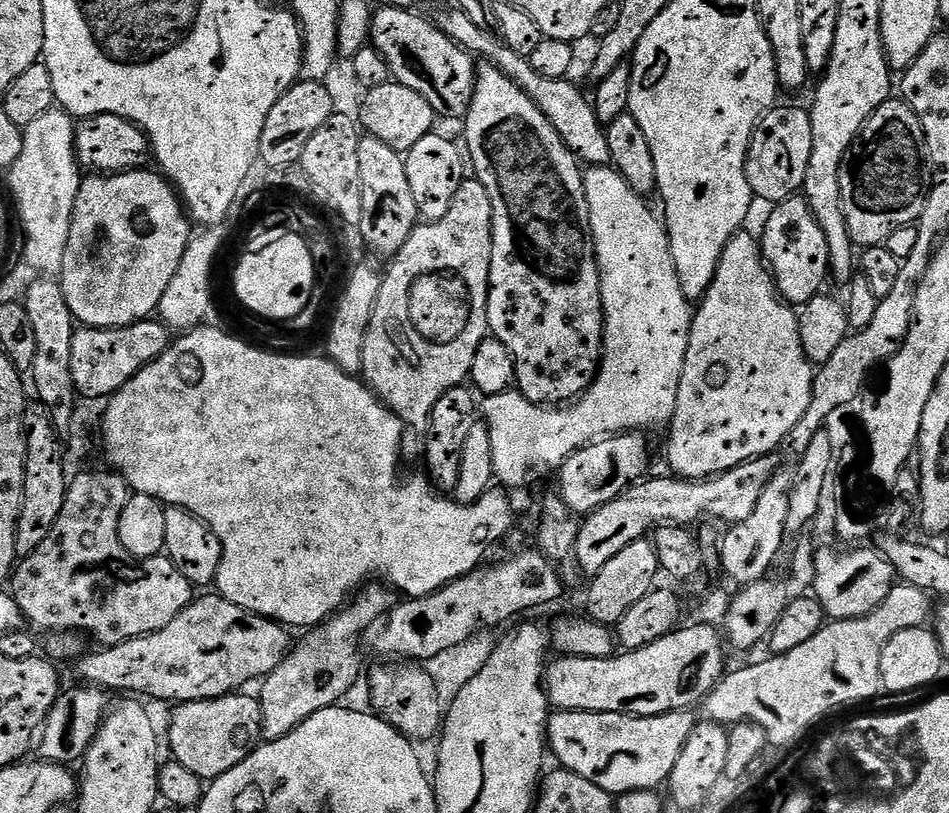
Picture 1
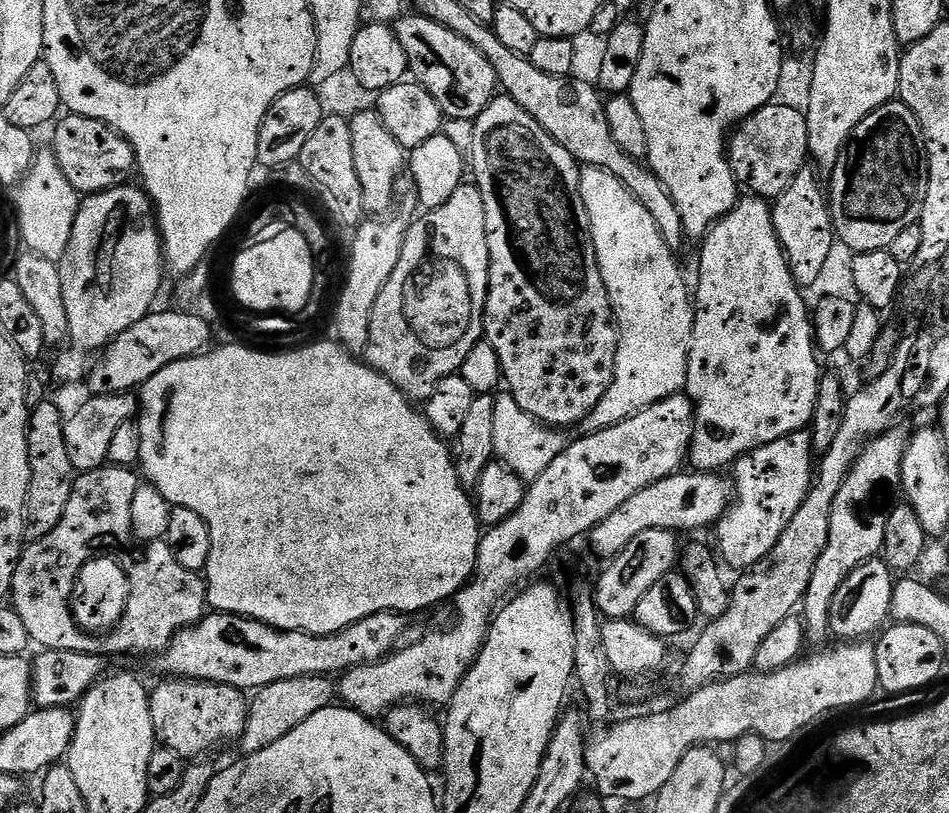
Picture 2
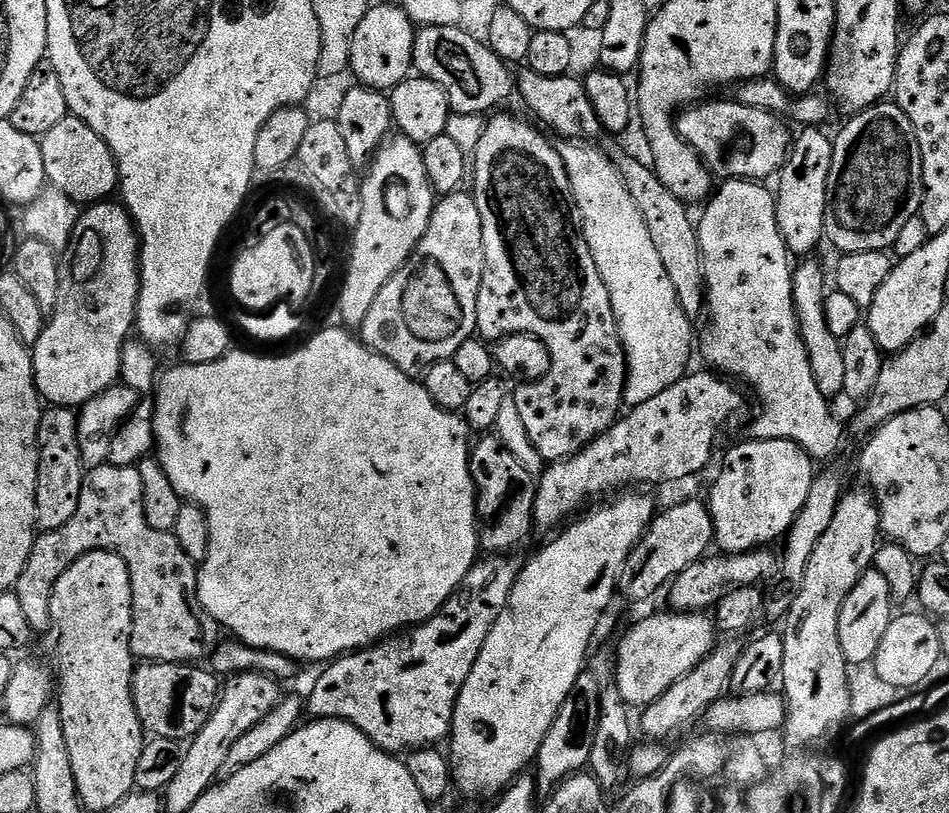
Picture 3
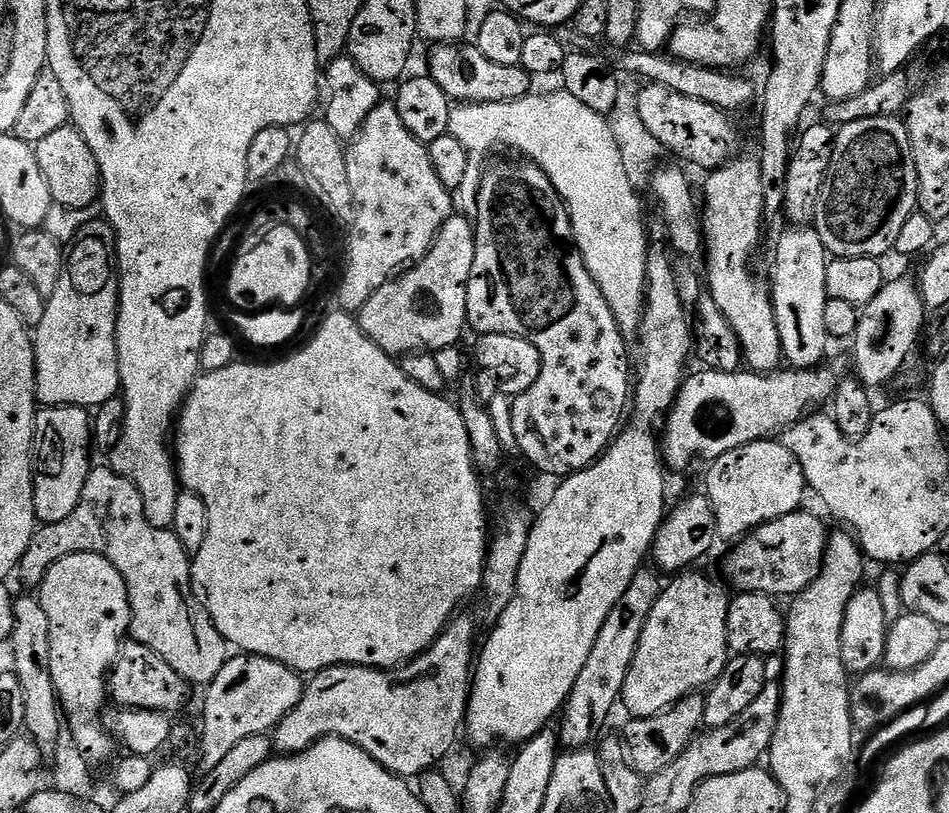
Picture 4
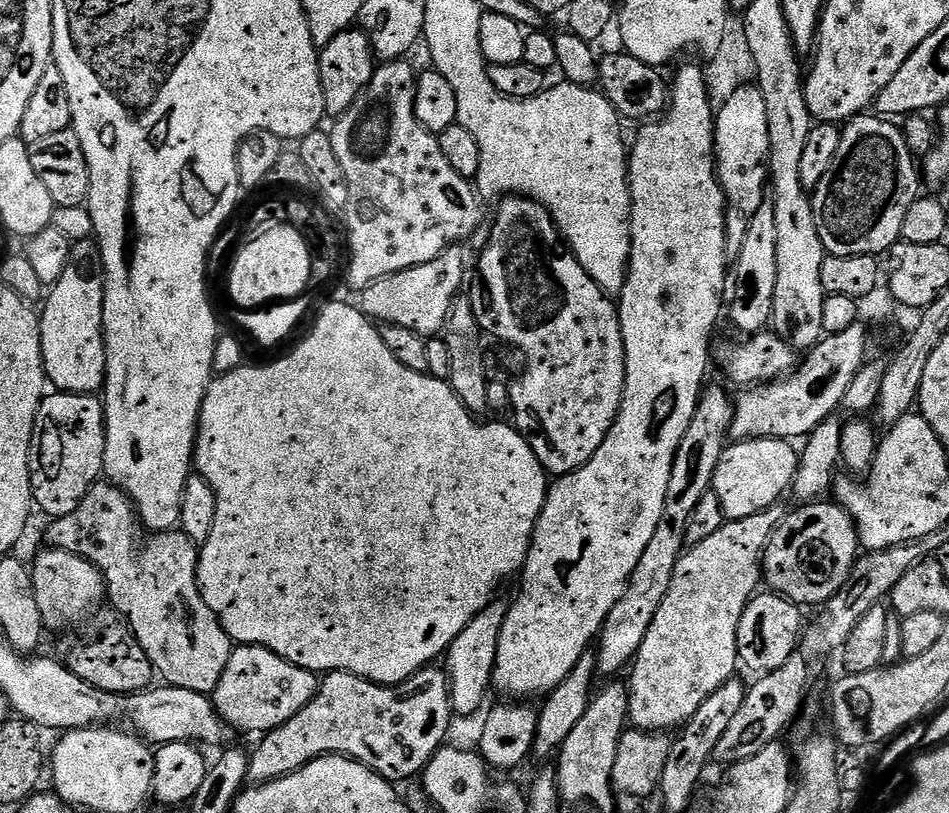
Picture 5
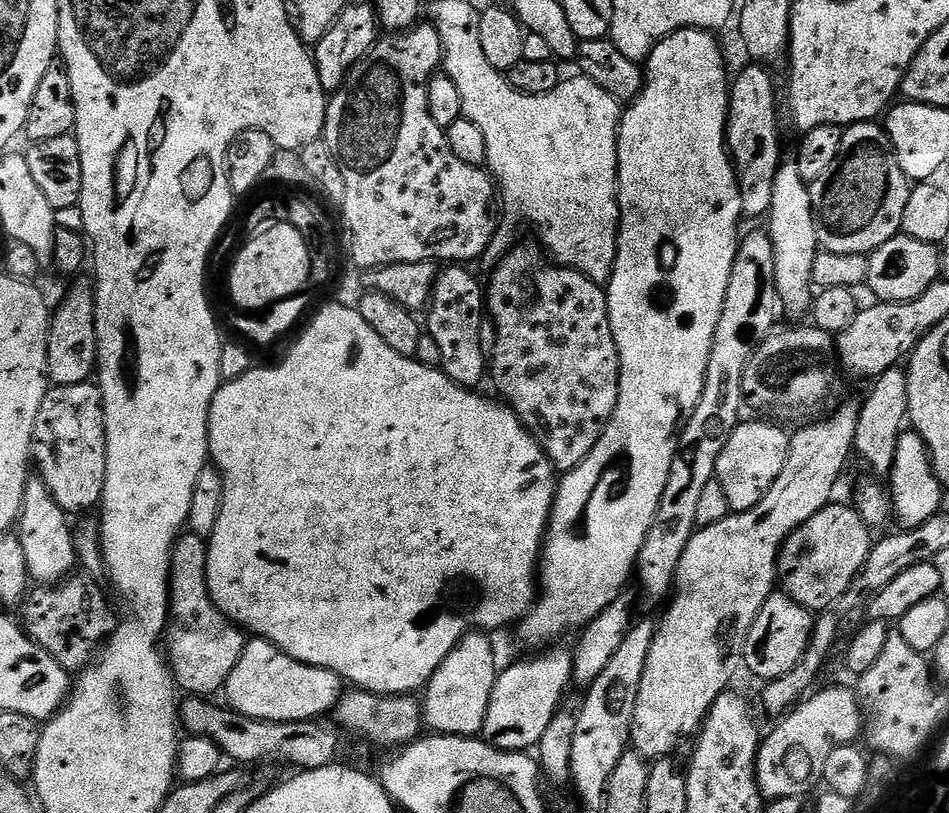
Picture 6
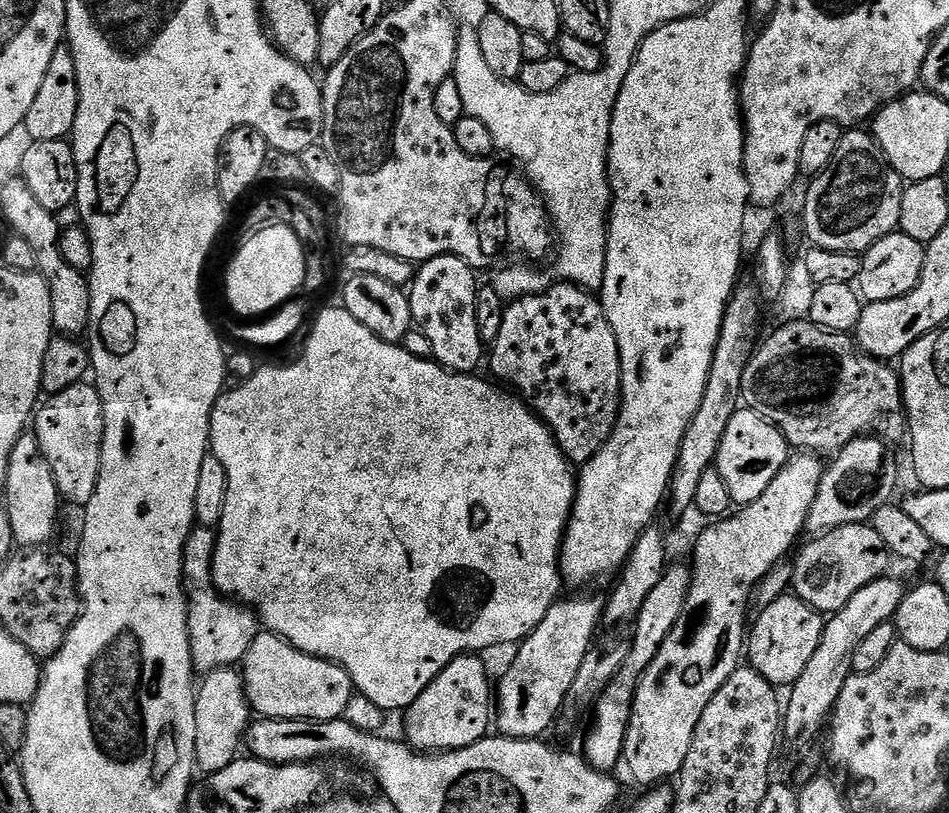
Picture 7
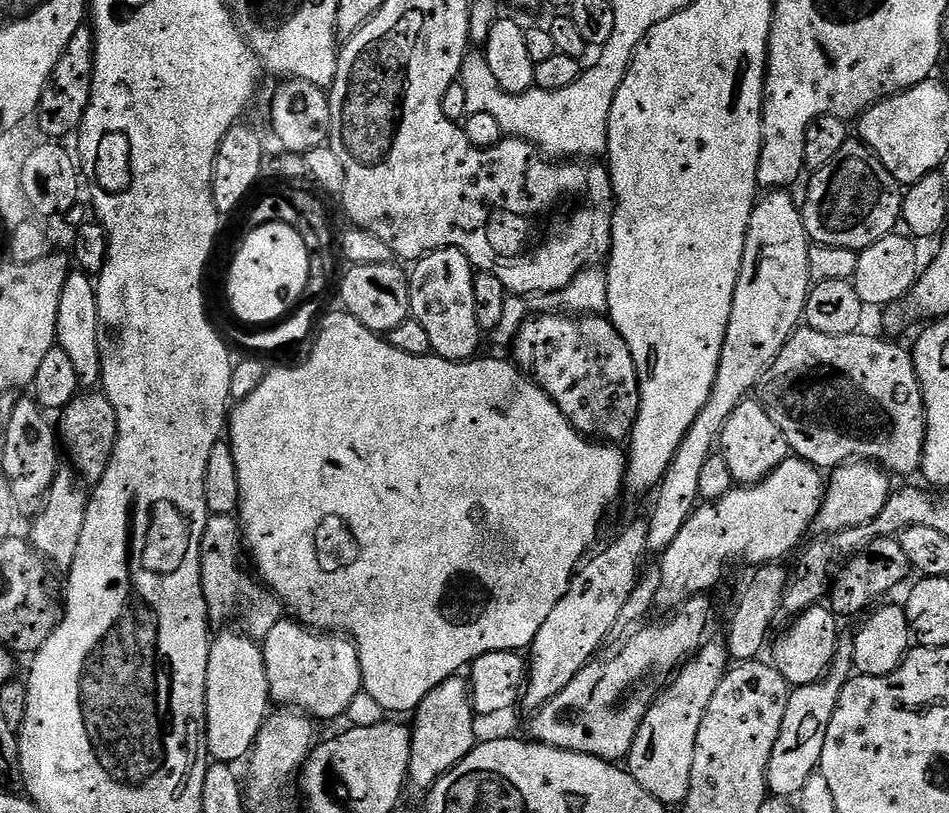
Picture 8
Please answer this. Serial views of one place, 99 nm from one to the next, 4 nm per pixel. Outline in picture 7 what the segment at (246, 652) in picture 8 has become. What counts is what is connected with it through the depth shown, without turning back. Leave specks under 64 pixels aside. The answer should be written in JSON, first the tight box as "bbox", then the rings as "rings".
{"bbox":[196,667,250,774],"rings":[[[235,667],[220,668],[217,672],[207,673],[203,677],[204,681],[199,681],[196,694],[196,766],[204,774],[211,774],[230,766],[238,758],[236,752],[246,740],[246,733],[250,723],[250,709],[248,698],[244,693],[243,675]]]}

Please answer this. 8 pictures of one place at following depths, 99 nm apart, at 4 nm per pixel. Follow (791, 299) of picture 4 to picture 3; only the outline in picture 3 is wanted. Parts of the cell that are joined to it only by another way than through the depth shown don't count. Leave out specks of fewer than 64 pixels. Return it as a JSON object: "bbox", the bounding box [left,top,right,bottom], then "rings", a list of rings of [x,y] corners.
{"bbox":[792,258,846,394],"rings":[[[808,258],[804,264],[795,269],[792,274],[792,293],[794,294],[794,306],[796,317],[800,323],[802,342],[808,351],[810,358],[810,370],[814,370],[814,382],[826,394],[843,393],[846,382],[846,362],[844,361],[844,349],[842,341],[830,334],[830,326],[826,326],[826,314],[824,313],[824,272],[815,264],[815,259]]]}

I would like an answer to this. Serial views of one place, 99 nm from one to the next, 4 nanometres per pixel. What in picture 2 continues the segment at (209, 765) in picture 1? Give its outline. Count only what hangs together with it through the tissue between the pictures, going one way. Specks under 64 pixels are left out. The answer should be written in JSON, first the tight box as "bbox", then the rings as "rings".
{"bbox":[150,678,250,758],"rings":[[[179,678],[161,679],[161,684],[150,692],[150,718],[154,718],[156,739],[163,747],[174,750],[185,758],[200,758],[203,752],[216,748],[219,744],[239,741],[246,730],[250,711],[250,700],[241,689],[225,684],[215,684],[205,680],[181,680]]]}

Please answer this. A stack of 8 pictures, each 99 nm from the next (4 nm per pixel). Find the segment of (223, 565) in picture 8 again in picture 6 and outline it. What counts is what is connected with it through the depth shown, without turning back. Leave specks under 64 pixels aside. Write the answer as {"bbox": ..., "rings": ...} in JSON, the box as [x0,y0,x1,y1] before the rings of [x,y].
{"bbox":[166,534,246,698],"rings":[[[191,534],[181,535],[172,549],[172,575],[170,577],[170,615],[166,629],[166,659],[172,669],[172,677],[177,685],[196,698],[211,697],[211,692],[219,693],[230,678],[230,670],[238,666],[246,636],[241,629],[227,620],[216,609],[216,603],[208,592],[208,545],[205,537]]]}

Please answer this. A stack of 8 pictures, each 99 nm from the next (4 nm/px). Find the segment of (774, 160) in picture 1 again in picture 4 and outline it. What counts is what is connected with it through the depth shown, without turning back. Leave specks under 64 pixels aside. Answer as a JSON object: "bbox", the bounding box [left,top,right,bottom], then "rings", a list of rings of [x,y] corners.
{"bbox":[637,82,741,170],"rings":[[[648,82],[639,89],[637,106],[644,125],[654,134],[661,149],[668,151],[669,148],[703,170],[721,168],[741,151],[740,132],[731,120],[733,117],[710,102],[678,94],[669,86]]]}

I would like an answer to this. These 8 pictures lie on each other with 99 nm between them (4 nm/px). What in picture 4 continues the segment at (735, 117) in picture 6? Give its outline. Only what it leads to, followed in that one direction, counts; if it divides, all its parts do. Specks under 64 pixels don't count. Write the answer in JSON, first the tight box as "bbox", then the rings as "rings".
{"bbox":[702,154,784,374],"rings":[[[745,154],[737,155],[735,158],[728,161],[728,163],[722,165],[721,168],[709,171],[707,173],[708,181],[704,184],[704,196],[702,192],[702,244],[706,249],[706,256],[708,252],[708,284],[706,280],[707,291],[712,294],[712,301],[718,306],[718,310],[724,312],[725,318],[730,322],[732,329],[738,334],[740,339],[740,351],[742,353],[742,360],[745,365],[751,371],[763,372],[765,374],[777,371],[781,367],[782,361],[784,360],[784,350],[782,348],[782,342],[780,341],[780,334],[778,332],[778,322],[776,321],[776,315],[772,309],[772,293],[769,285],[764,284],[759,280],[758,277],[752,273],[752,255],[756,252],[756,247],[760,244],[760,235],[764,232],[764,223],[766,223],[766,217],[764,214],[764,202],[762,200],[762,170],[760,169],[760,161],[755,155],[744,156]]]}

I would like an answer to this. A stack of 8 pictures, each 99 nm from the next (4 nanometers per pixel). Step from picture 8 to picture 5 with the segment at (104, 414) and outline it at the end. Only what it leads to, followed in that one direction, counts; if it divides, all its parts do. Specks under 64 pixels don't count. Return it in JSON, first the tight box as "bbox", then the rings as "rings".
{"bbox":[30,392,104,518],"rings":[[[61,392],[40,401],[30,450],[32,499],[48,518],[78,510],[78,502],[101,479],[104,470],[104,401],[99,395]]]}

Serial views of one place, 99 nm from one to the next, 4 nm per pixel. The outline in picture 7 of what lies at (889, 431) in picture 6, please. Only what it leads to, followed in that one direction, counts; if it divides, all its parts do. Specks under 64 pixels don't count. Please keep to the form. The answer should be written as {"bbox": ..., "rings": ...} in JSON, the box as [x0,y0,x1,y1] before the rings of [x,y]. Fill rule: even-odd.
{"bbox":[806,434,896,537],"rings":[[[865,434],[851,440],[831,457],[818,486],[818,498],[810,506],[806,532],[809,537],[821,536],[842,526],[866,524],[883,504],[889,503],[896,492],[896,460],[888,453],[883,439]],[[876,439],[876,440],[875,440]]]}

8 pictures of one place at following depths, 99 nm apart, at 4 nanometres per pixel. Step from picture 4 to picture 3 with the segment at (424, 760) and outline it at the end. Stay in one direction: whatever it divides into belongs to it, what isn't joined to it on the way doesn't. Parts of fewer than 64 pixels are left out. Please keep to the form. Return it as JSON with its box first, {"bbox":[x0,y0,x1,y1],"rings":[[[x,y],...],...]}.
{"bbox":[306,554,521,754],"rings":[[[492,554],[487,558],[477,559],[476,565],[469,570],[460,587],[456,589],[454,598],[447,600],[425,624],[415,625],[407,630],[401,631],[399,634],[393,634],[363,650],[345,654],[331,661],[325,667],[328,669],[313,682],[312,689],[308,692],[308,704],[306,700],[307,715],[309,712],[309,717],[318,720],[345,720],[360,730],[362,734],[366,734],[366,738],[373,740],[376,747],[381,748],[384,752],[391,752],[393,754],[404,754],[414,748],[436,746],[439,745],[439,740],[447,741],[452,730],[452,719],[454,718],[456,703],[458,702],[458,694],[462,690],[462,686],[466,686],[466,678],[470,678],[470,670],[474,670],[474,662],[478,662],[478,654],[482,654],[482,646],[486,642],[486,638],[490,634],[494,622],[498,622],[498,614],[502,614],[502,610],[506,606],[506,602],[510,598],[510,594],[514,590],[514,586],[519,577],[521,565],[519,563],[515,564],[514,561],[508,559],[512,558],[504,554]]]}

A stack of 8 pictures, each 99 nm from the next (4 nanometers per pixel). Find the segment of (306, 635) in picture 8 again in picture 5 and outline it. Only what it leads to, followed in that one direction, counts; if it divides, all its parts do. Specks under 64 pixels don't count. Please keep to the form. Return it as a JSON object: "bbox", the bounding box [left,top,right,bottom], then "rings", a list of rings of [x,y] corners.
{"bbox":[210,644,317,734],"rings":[[[242,644],[233,647],[230,662],[226,662],[226,670],[222,670],[222,678],[218,678],[218,686],[211,693],[210,699],[216,705],[220,719],[229,729],[263,734],[290,722],[290,718],[294,718],[294,714],[298,714],[298,710],[302,710],[302,706],[306,706],[310,698],[314,698],[317,687],[317,673],[294,666],[294,662],[286,662],[286,658],[274,654],[269,648]]]}

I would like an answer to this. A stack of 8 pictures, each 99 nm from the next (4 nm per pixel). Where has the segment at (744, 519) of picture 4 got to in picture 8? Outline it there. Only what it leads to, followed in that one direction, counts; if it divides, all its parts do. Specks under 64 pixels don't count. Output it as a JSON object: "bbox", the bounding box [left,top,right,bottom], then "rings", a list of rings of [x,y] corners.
{"bbox":[718,398,790,486],"rings":[[[755,398],[741,400],[739,406],[734,410],[734,414],[730,414],[730,418],[726,418],[726,426],[722,430],[718,441],[718,452],[719,455],[724,457],[726,466],[730,468],[733,481],[740,486],[757,484],[759,480],[764,480],[783,460],[789,459],[790,456],[786,438],[782,438],[782,430],[778,430],[778,426],[774,426],[774,422],[770,419],[770,414],[766,414],[764,407]]]}

